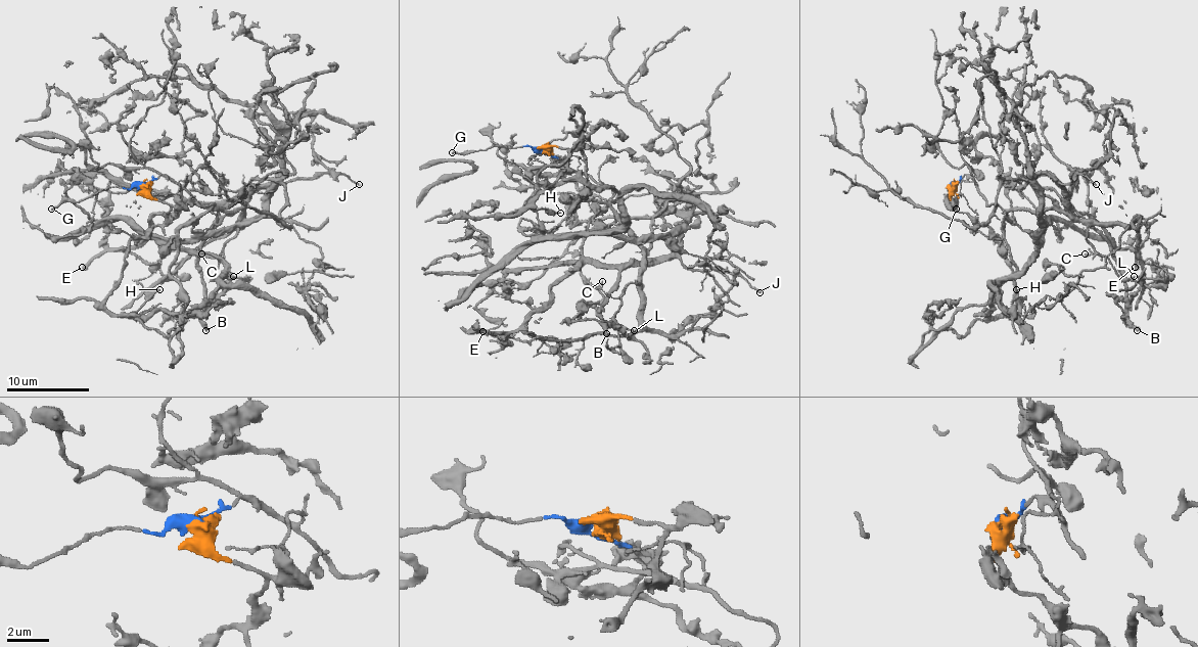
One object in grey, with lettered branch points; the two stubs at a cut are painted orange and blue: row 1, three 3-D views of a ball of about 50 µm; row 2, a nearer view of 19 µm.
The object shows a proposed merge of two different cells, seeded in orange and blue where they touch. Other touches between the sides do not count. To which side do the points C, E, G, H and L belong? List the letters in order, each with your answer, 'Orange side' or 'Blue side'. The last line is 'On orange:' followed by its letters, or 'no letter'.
C: Blue side
E: Orange side
G: Blue side
H: Orange side
L: Blue side
On orange: E, H

